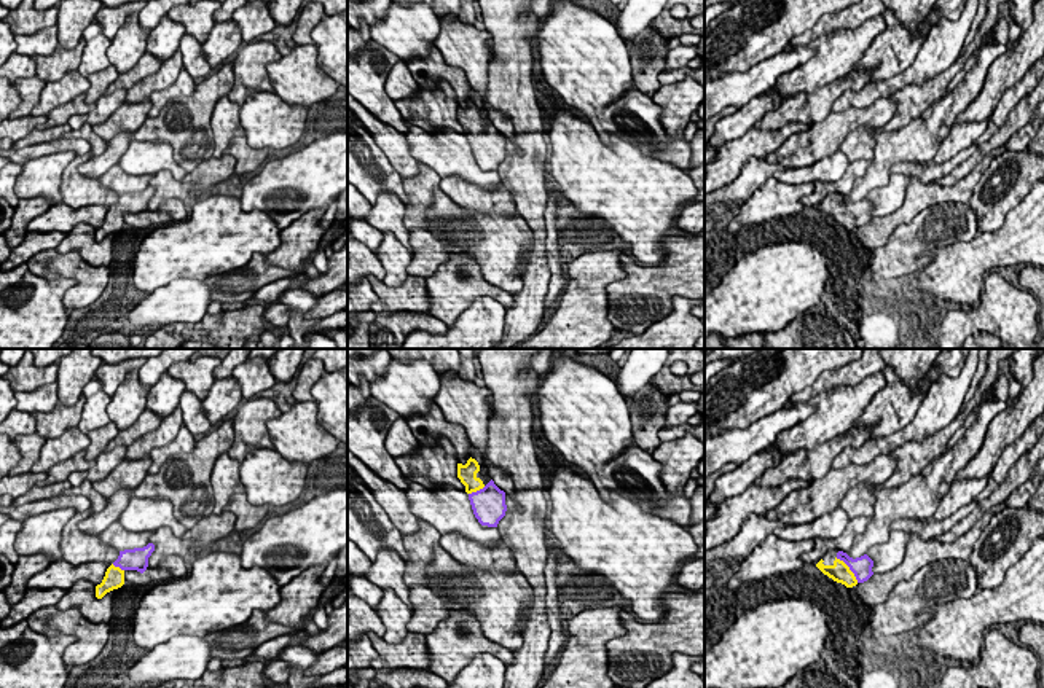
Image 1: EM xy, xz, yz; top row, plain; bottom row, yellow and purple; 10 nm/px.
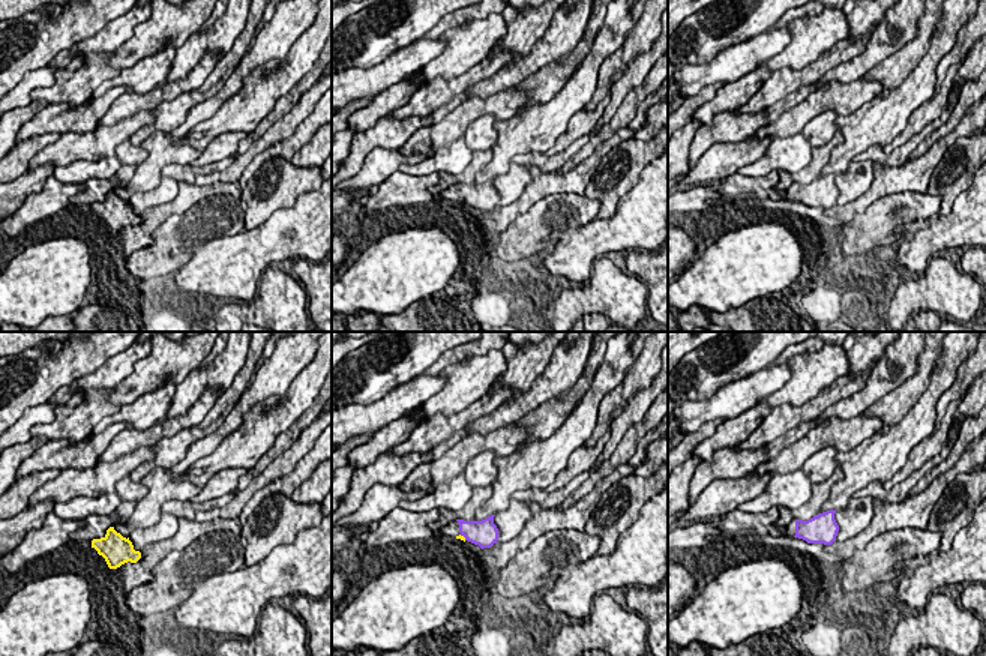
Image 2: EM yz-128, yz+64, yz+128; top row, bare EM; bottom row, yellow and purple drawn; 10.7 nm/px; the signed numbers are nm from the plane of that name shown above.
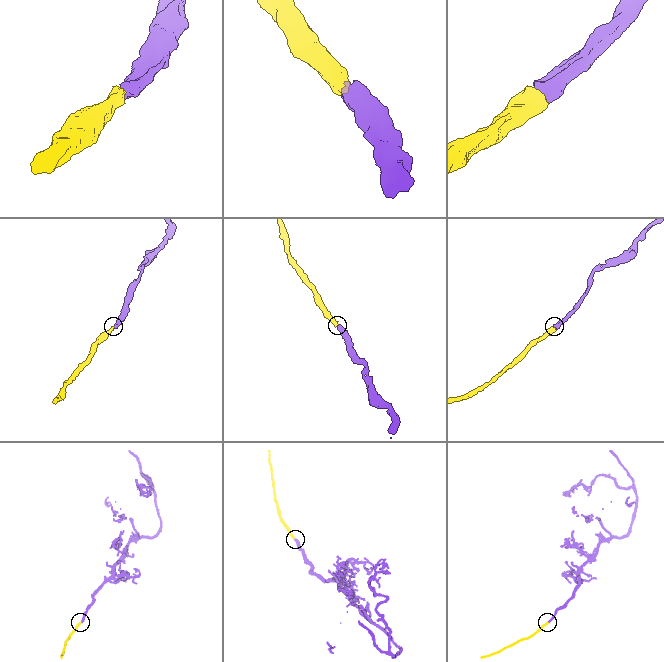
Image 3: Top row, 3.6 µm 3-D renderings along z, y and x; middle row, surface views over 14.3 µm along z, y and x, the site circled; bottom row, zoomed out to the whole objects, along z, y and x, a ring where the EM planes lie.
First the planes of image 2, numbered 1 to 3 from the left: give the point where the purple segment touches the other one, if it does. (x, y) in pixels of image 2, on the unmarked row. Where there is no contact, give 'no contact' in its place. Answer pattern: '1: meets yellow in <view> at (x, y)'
1: no contact
2: meets yellow in yz+64 at (462, 200)
3: no contact

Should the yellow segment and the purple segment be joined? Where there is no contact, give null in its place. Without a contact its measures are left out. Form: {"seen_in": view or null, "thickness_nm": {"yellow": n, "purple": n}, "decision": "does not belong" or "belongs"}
{"seen_in": "yz", "thickness_nm": {"yellow": 200, "purple": 200}, "decision": "belongs"}

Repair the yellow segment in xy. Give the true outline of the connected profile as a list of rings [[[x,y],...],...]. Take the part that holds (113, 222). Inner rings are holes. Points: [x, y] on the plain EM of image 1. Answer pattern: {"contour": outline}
{"contour": [[[148,186],[143,191],[120,194],[118,202],[107,212],[102,226],[96,229],[96,240],[102,242],[107,236],[121,231],[124,228],[126,213],[137,213],[143,217],[153,194],[153,186]]]}

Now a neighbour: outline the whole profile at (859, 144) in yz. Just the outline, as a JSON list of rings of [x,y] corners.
[[[859,126],[851,131],[846,139],[840,145],[840,151],[843,151],[850,162],[858,159],[873,159],[875,148],[875,129],[870,126]]]

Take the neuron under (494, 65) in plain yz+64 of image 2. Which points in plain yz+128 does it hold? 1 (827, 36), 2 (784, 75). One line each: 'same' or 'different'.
1: different
2: same

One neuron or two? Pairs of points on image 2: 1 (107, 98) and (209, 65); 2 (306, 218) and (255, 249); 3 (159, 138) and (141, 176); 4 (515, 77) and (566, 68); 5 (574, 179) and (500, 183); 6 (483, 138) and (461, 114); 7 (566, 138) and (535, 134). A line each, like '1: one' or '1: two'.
1: two
2: one
3: one
4: two
5: two
6: two
7: two

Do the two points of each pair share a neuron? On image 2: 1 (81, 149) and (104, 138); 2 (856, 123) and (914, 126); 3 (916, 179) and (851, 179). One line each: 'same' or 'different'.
1: same
2: different
3: different

